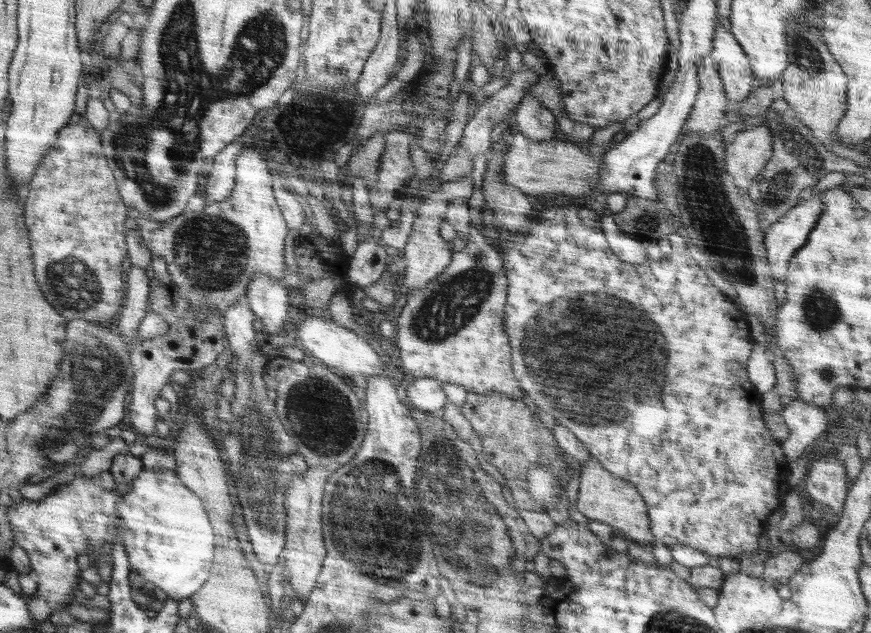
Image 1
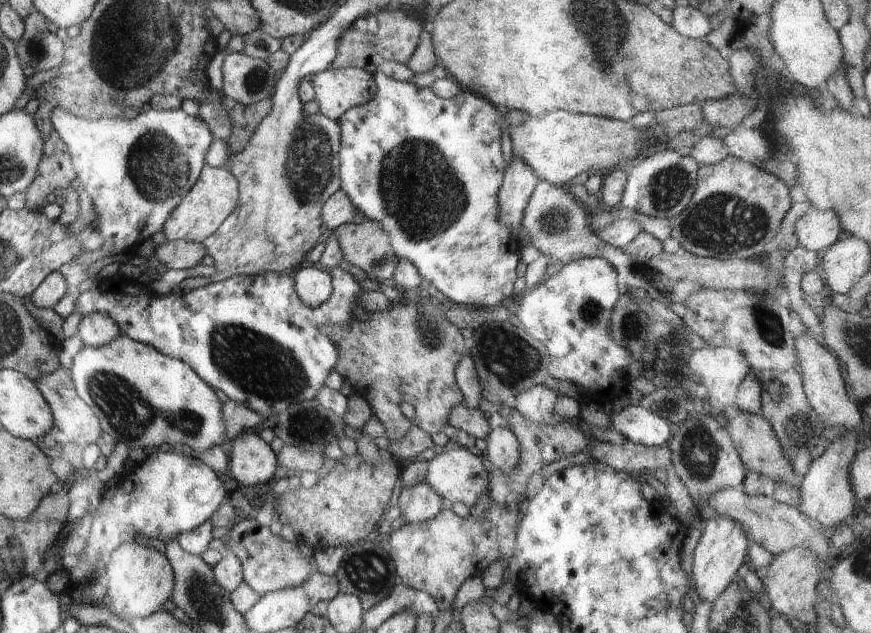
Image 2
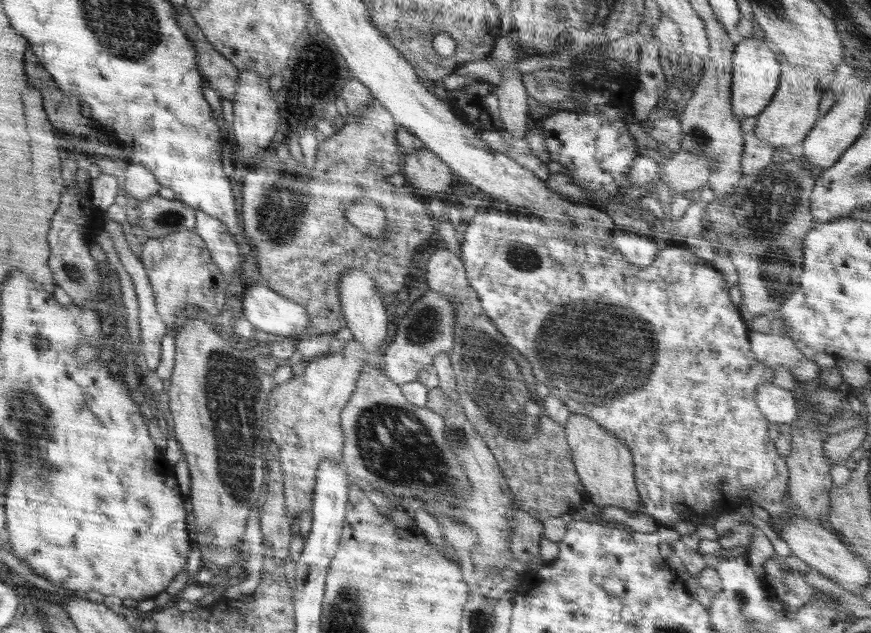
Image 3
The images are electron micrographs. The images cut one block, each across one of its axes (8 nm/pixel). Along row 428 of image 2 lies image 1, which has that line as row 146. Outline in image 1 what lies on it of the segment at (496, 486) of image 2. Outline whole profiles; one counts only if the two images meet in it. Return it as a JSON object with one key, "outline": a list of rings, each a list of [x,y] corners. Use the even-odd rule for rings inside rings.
{"outline":[[[516,134],[508,148],[508,154],[503,157],[502,180],[504,184],[518,188],[520,192],[531,198],[541,194],[570,194],[584,197],[592,191],[592,185],[598,179],[603,160],[601,156],[590,156],[568,141],[550,140],[550,142],[536,143],[528,140],[524,134]]]}

